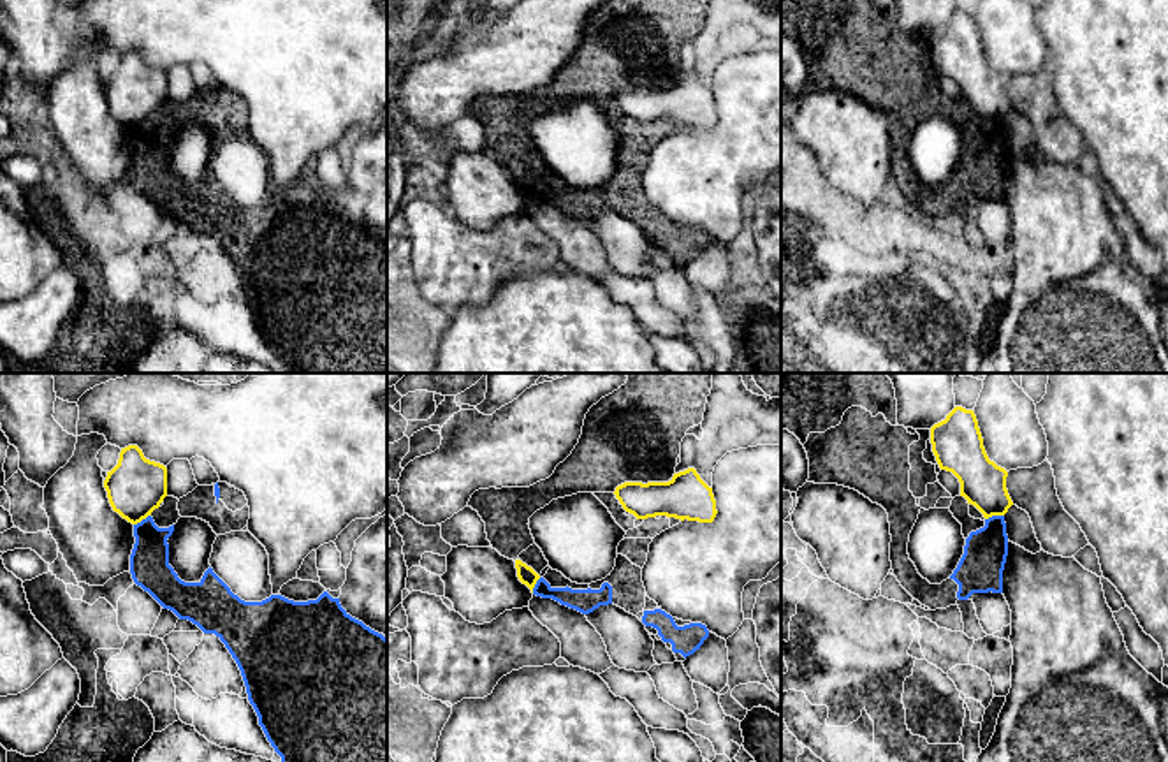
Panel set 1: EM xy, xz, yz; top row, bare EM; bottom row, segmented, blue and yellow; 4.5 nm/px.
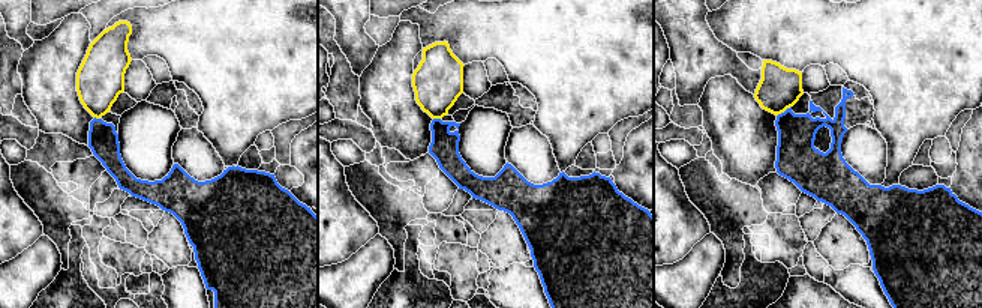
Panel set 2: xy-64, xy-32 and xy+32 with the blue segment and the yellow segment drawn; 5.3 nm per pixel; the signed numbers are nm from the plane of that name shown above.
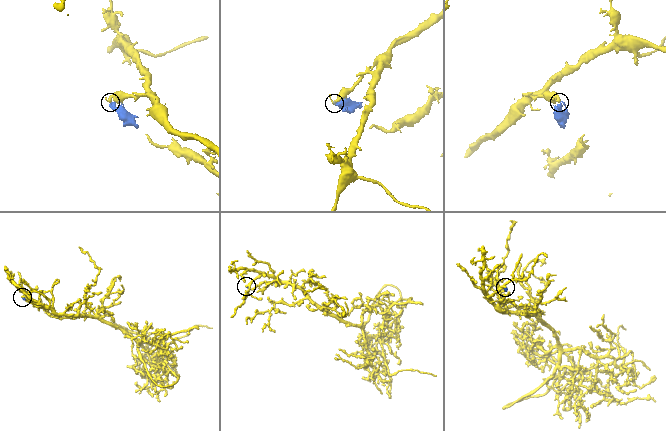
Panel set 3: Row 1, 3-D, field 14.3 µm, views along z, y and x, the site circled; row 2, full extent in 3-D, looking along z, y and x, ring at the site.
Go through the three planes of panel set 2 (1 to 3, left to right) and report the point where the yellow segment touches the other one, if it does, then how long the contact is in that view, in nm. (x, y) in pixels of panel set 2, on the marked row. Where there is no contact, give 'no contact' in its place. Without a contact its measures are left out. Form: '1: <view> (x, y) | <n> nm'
1: xy-64 (98, 119) | 40 nm
2: xy-32 (437, 119) | 40 nm
3: xy+32 (784, 111) | 100 nm

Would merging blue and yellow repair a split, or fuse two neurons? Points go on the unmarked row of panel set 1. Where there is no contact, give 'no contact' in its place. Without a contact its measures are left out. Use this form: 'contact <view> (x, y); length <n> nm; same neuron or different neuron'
contact yz (994, 122); length 90 nm; different neuron

